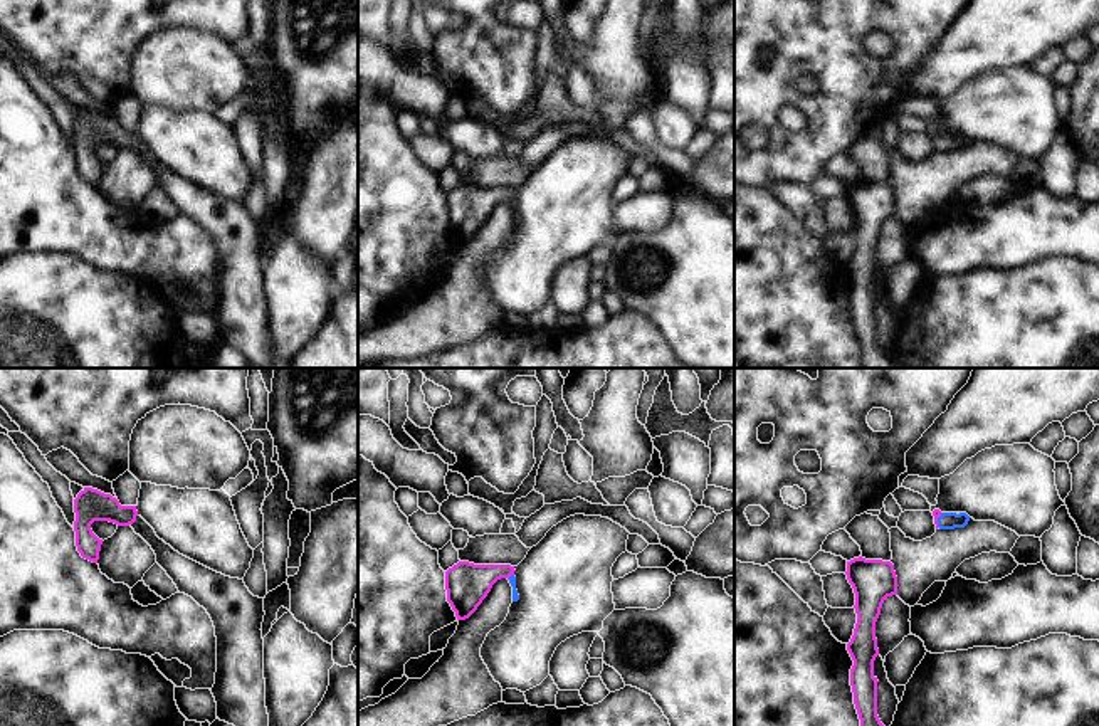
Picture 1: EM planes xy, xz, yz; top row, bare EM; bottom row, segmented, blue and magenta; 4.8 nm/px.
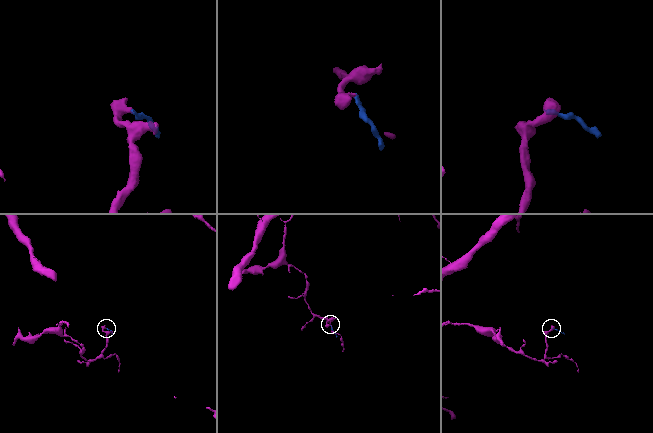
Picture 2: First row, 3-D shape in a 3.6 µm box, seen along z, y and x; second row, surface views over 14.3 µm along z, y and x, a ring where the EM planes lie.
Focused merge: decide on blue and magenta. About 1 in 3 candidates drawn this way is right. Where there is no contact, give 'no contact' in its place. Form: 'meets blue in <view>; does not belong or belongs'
meets blue in yz; belongs

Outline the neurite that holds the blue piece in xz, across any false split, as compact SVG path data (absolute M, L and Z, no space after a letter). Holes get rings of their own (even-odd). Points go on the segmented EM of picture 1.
M459 561L449 568L445 571L447 602L455 612L457 620L469 618L501 578L509 580L513 602L518 602L514 571L511 565L474 565L469 561Z

